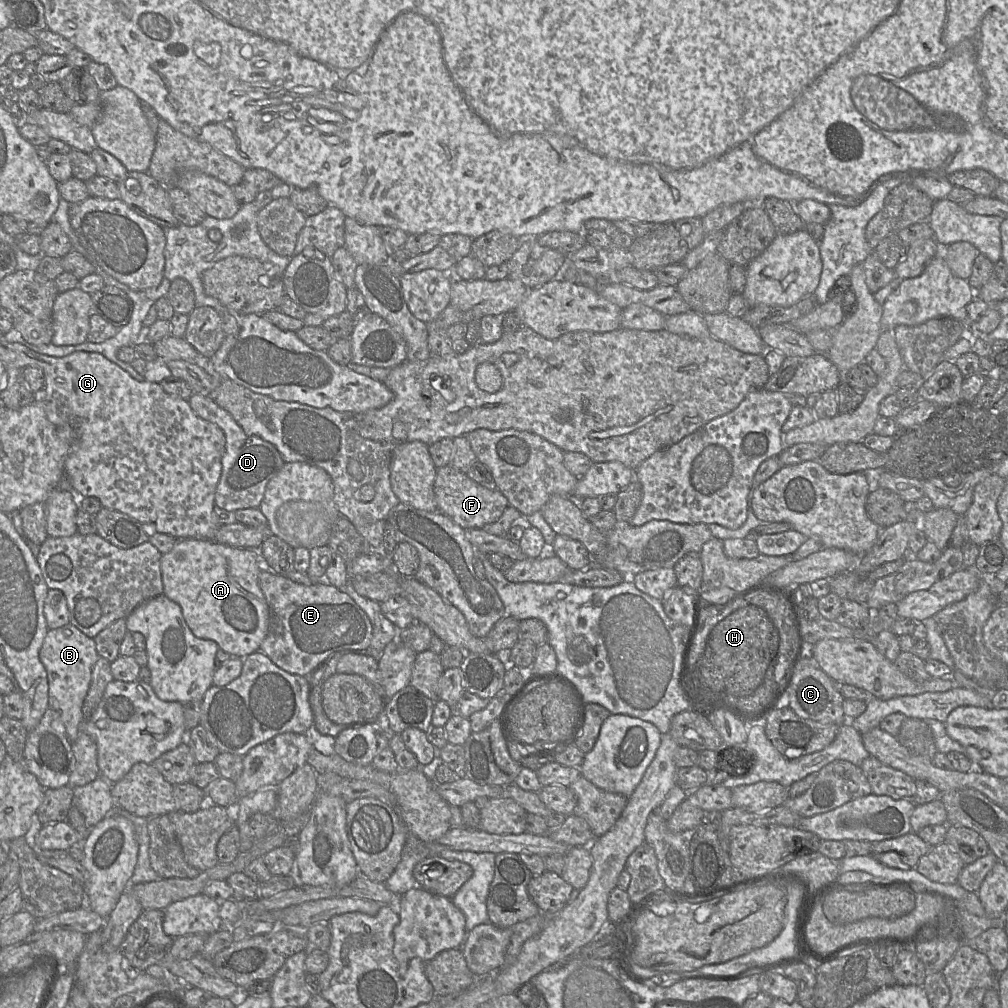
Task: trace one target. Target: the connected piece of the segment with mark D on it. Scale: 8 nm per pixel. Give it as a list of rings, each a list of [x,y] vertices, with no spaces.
[[[193,393],[188,402],[197,416],[216,424],[225,435],[225,452],[215,492],[215,505],[232,512],[245,508],[259,508],[267,483],[285,463],[276,447],[258,436],[246,435],[233,417],[209,396]]]

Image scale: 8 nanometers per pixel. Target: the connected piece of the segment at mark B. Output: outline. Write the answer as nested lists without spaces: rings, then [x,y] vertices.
[[[71,623],[49,629],[40,648],[39,658],[47,672],[49,707],[59,713],[67,737],[72,743],[76,740],[79,731],[84,730],[82,707],[90,687],[92,669],[99,658],[95,640]]]

